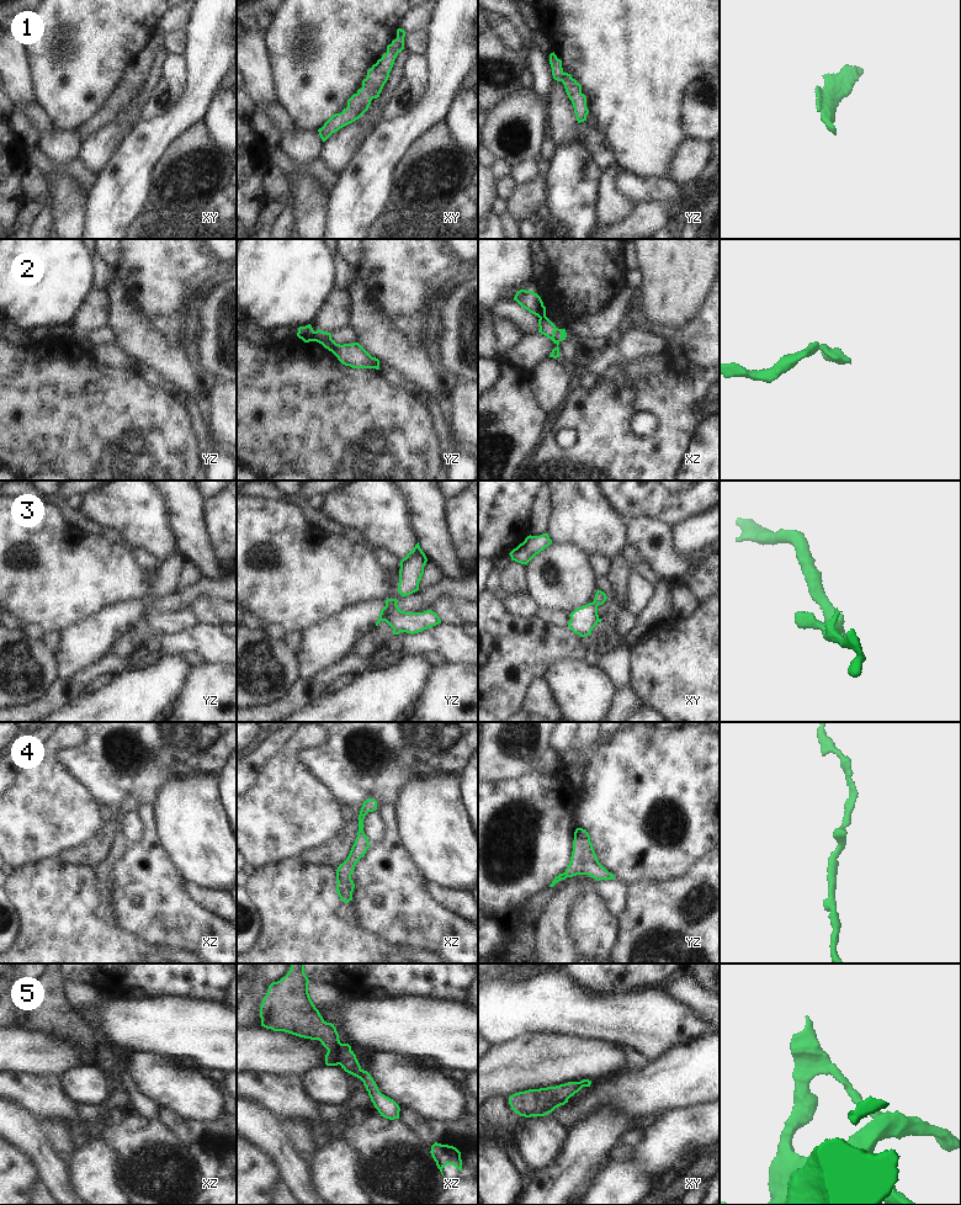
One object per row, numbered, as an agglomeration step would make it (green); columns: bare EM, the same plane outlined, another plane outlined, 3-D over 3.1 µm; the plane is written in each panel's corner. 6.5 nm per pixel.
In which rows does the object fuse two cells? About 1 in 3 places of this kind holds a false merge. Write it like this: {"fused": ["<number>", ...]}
{"fused": ["2", "3", "5"]}

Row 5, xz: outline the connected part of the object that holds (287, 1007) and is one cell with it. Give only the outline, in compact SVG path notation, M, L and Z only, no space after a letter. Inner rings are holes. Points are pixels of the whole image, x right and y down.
M291 964L287 975L269 986L260 1005L261 1026L319 1040L328 1050L325 1065L338 1066L338 1049L341 1044L339 1034L334 1024L326 1023L313 1004L308 983L304 964Z

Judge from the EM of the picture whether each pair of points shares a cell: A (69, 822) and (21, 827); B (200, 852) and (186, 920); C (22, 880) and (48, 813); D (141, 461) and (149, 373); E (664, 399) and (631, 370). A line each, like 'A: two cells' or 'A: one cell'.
A: one cell
B: two cells
C: two cells
D: two cells
E: two cells

